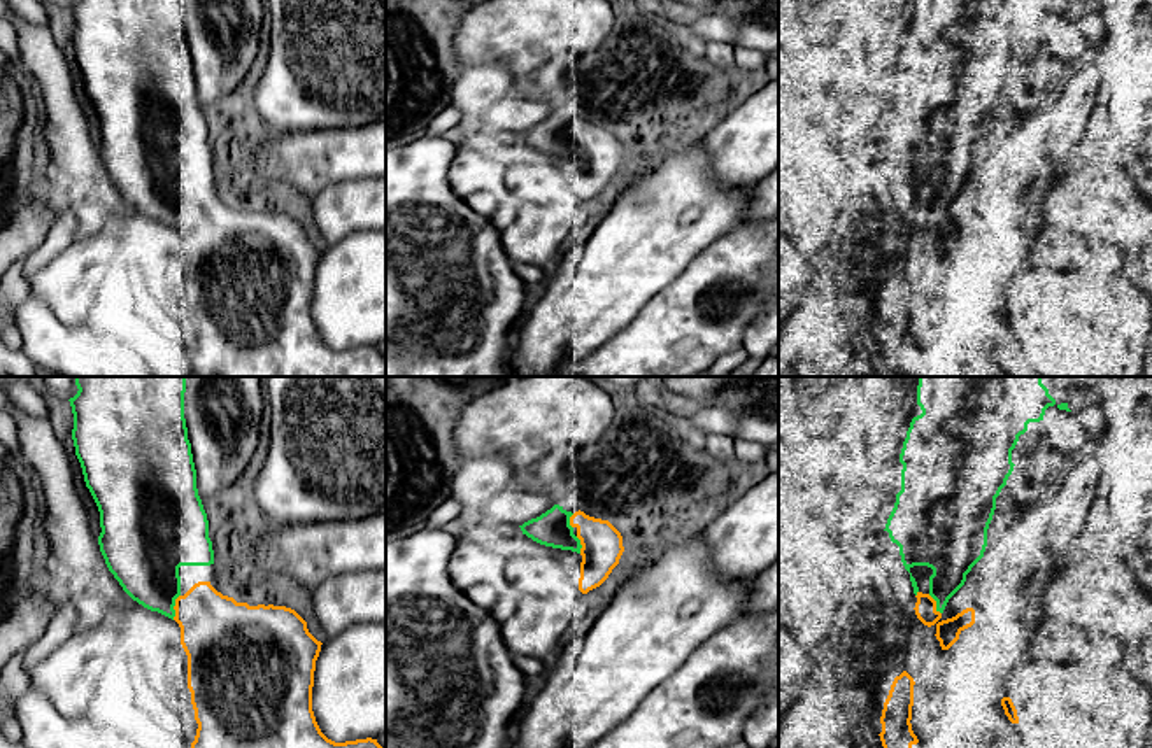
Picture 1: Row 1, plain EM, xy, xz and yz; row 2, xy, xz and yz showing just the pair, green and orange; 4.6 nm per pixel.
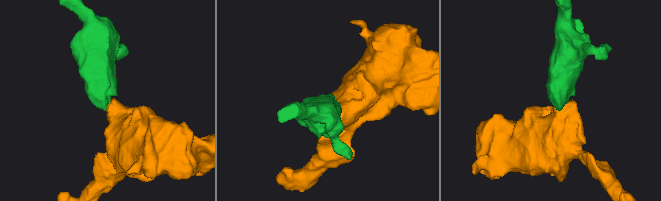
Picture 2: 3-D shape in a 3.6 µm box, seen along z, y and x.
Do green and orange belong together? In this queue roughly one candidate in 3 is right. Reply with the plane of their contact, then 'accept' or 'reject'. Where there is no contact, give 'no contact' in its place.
xy | accept

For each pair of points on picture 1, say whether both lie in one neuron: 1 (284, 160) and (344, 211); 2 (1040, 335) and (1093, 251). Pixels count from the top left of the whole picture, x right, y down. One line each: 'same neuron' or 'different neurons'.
1: different neurons
2: different neurons

